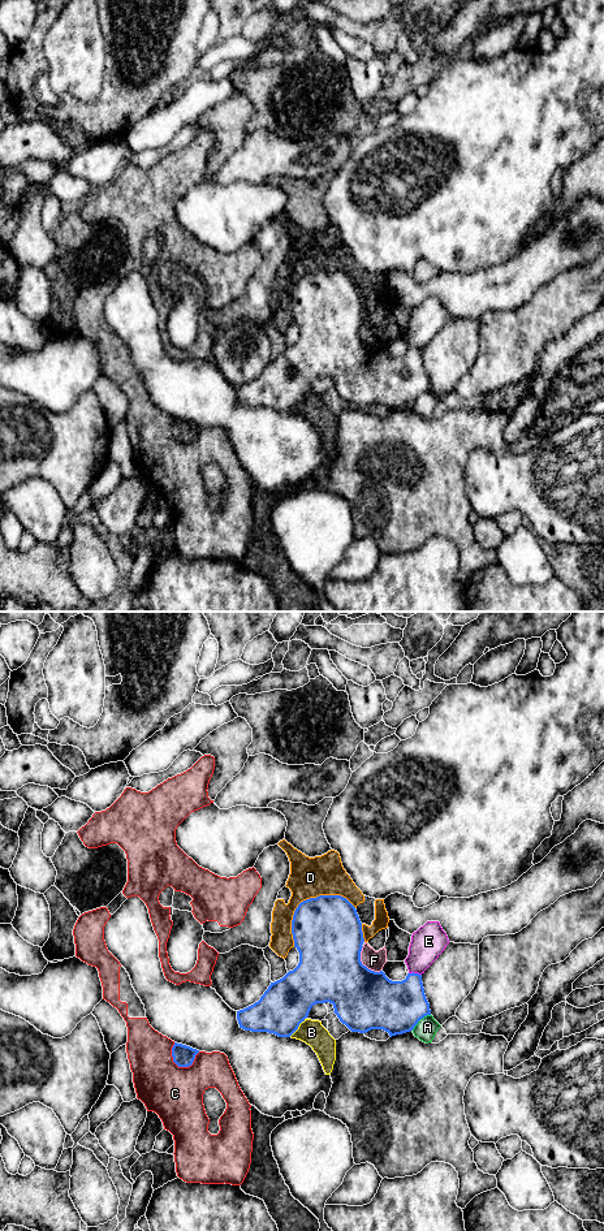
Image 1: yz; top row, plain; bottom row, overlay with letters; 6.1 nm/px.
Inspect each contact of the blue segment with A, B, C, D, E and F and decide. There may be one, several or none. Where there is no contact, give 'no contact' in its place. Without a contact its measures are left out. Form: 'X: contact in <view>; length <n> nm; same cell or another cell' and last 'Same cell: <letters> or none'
A: contact in yz; length 160 nm; another cell
B: contact in yz; length 160 nm; another cell
C: contact in yz; length 190 nm; another cell
D: contact in yz; length 460 nm; another cell
E: contact in yz; length 80 nm; another cell
F: contact in yz; length 200 nm; another cell
Same cell: none

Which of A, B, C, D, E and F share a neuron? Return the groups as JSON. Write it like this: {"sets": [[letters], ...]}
{"sets": [["A"], ["B", "D", "F"], ["C"], ["E"]]}

